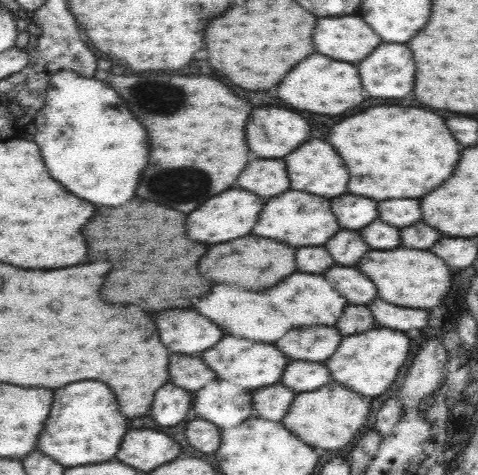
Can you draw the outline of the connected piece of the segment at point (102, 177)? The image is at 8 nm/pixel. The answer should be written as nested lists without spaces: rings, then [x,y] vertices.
[[[61,71],[49,80],[42,108],[36,114],[34,142],[40,148],[44,166],[50,176],[70,194],[98,206],[122,206],[134,198],[138,176],[148,158],[148,140],[144,128],[126,110],[124,102],[112,88],[96,78],[80,77],[71,71]]]

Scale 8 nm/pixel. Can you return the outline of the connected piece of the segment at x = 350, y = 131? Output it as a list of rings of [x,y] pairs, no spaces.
[[[372,106],[344,118],[328,130],[328,142],[348,168],[348,194],[370,200],[422,198],[452,174],[460,158],[442,118],[408,106]]]

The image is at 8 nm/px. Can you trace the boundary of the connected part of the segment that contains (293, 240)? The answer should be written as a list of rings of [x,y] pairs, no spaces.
[[[288,190],[276,198],[270,198],[264,204],[264,208],[260,210],[258,220],[252,228],[252,234],[262,236],[262,238],[280,240],[292,248],[298,248],[298,246],[322,246],[338,230],[340,228],[328,206],[328,200],[324,200],[320,196],[310,196],[306,192]]]

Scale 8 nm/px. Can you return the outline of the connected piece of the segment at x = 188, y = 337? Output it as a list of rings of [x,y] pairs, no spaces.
[[[180,310],[180,316],[176,312],[160,312],[156,314],[154,324],[160,342],[176,354],[200,354],[222,338],[220,328],[194,310]]]

